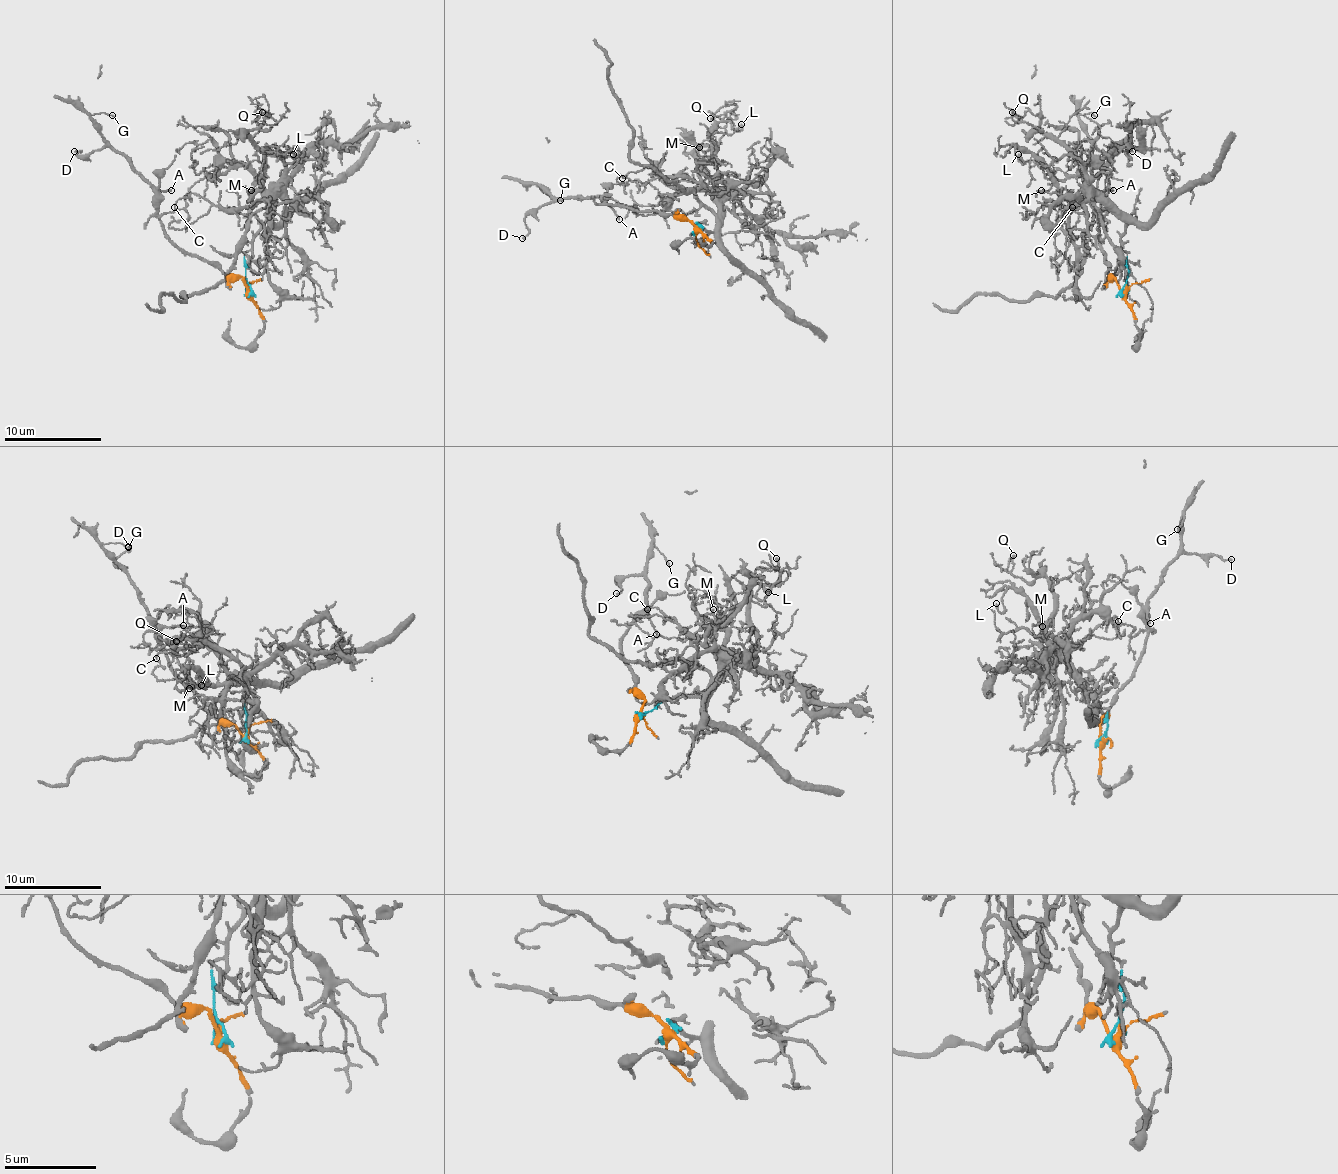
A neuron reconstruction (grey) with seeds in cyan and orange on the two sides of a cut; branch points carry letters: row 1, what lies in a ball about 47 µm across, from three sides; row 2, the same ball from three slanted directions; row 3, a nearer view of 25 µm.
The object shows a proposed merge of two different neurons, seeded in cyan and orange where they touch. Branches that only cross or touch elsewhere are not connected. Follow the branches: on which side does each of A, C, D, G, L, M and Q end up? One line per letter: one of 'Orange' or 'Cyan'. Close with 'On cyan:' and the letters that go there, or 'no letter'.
A: Orange
C: Cyan
D: Orange
G: Orange
L: Cyan
M: Cyan
Q: Cyan
On cyan: C, L, M, Q

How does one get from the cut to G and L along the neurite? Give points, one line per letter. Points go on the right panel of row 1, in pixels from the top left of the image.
G: (1124, 291), (1104, 264), (1094, 213), (1094, 191), (1089, 184), (1092, 142), (1080, 118), (1089, 113), (1094, 115)
L: (1124, 289), (1126, 223), (1104, 201), (1077, 203), (1031, 154), (1016, 147), (1024, 162), (1019, 154)

